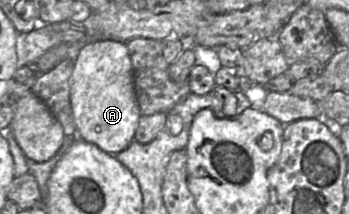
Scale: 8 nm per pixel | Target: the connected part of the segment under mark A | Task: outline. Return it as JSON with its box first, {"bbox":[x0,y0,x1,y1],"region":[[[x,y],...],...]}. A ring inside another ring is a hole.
{"bbox":[70,40,141,155],"region":[[[99,40],[82,47],[70,78],[70,102],[76,135],[80,139],[112,155],[122,152],[131,144],[141,113],[126,43]]]}

